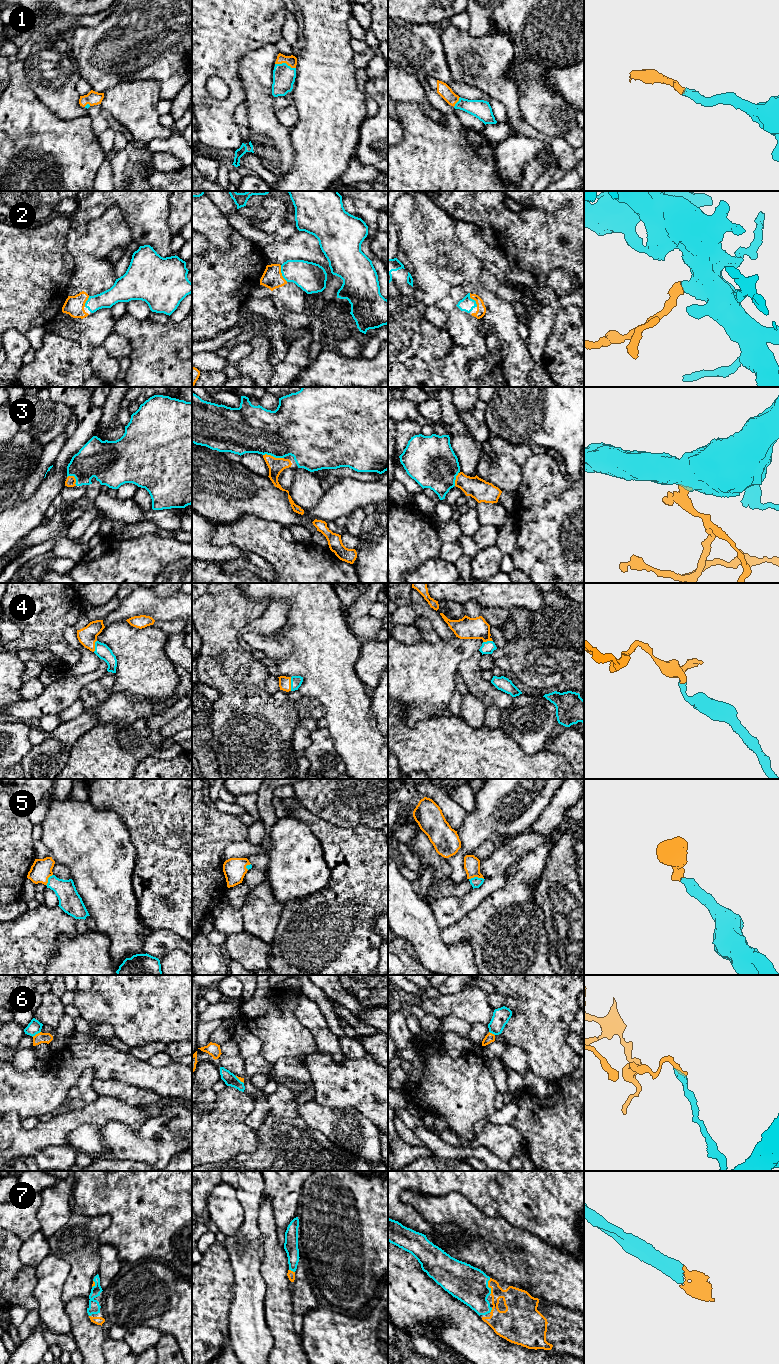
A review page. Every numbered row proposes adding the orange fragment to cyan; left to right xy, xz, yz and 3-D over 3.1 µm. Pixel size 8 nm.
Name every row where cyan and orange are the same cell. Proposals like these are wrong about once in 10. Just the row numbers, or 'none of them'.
1, 2, 3, 4, 5, 7

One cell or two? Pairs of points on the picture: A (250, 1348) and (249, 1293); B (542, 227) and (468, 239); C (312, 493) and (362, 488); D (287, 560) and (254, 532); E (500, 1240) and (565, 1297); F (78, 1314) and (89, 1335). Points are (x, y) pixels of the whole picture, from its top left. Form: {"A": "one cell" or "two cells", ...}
{"A": "one cell", "B": "two cells", "C": "two cells", "D": "one cell", "E": "one cell", "F": "one cell"}

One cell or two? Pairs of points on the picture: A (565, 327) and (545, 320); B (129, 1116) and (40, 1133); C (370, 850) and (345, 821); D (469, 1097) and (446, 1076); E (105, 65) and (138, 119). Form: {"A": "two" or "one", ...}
{"A": "two", "B": "one", "C": "two", "D": "one", "E": "two"}

